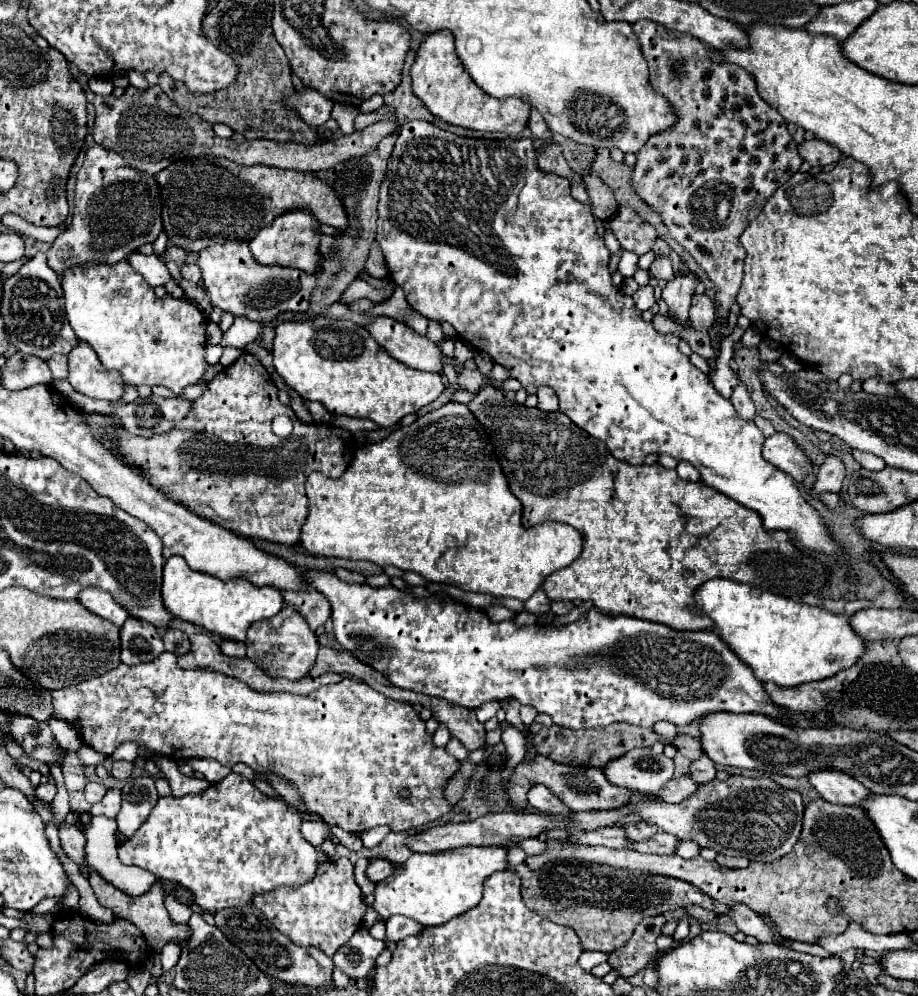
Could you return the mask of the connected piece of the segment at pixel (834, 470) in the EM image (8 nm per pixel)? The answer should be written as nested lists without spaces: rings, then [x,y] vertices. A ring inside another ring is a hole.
[[[828,456],[824,460],[824,464],[818,468],[816,472],[816,492],[834,492],[838,494],[840,488],[842,488],[842,482],[844,482],[844,476],[846,476],[846,470],[844,470],[844,464],[840,458],[836,456]]]

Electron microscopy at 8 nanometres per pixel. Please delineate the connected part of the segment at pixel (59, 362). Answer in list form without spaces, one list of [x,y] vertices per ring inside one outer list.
[[[56,354],[48,360],[48,366],[52,370],[54,378],[66,378],[68,376],[68,360],[64,354]]]

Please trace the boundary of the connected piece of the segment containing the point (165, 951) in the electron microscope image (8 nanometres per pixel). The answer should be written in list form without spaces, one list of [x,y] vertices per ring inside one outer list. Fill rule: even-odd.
[[[166,944],[160,951],[160,957],[164,972],[172,970],[180,958],[180,946],[178,944]]]

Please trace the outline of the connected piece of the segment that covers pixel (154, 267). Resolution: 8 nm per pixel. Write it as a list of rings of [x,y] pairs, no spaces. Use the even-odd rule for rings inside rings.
[[[134,252],[128,256],[130,264],[136,268],[136,272],[140,272],[148,284],[152,284],[152,288],[156,286],[164,286],[168,296],[172,298],[184,298],[184,290],[178,282],[174,282],[174,278],[170,276],[166,264],[158,258],[158,256],[144,256],[140,252]]]

